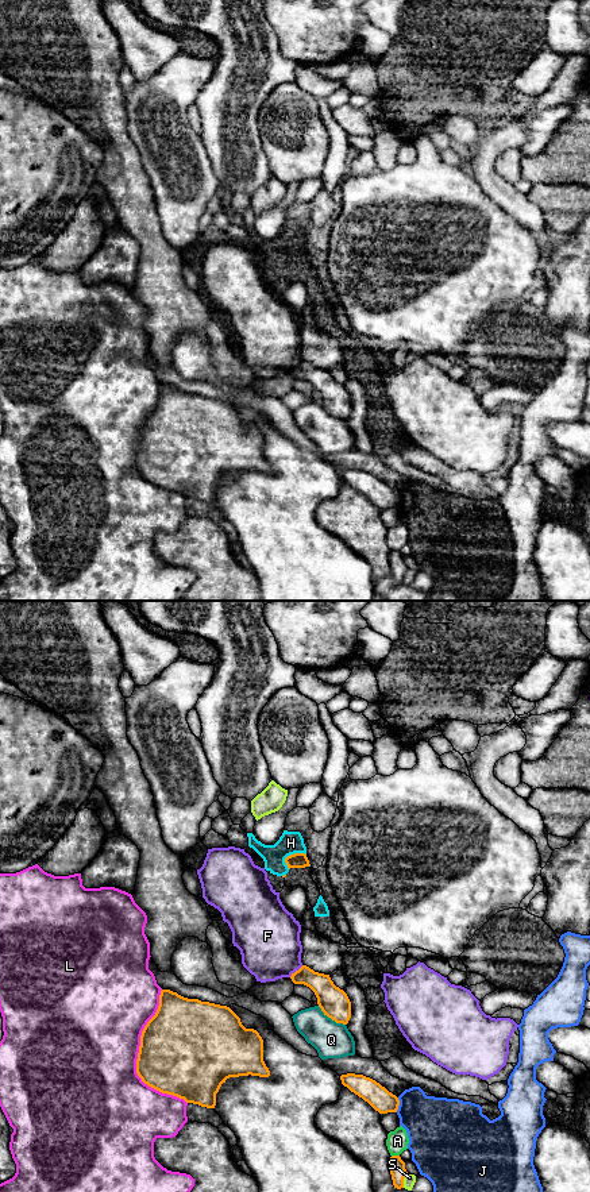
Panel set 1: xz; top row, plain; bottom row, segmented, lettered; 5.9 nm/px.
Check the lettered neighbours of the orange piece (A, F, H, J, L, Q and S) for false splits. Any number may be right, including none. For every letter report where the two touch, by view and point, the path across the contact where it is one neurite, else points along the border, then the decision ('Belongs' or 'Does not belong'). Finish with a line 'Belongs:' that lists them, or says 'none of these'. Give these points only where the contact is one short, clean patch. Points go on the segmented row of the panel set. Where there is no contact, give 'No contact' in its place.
A: Touches orange at xz (394, 1156). Does not belong
F: Touches orange at xz (296, 971). Does not belong
H: Touches orange at xz (290, 855). Boundary: xz (305, 853), (290, 853), (285, 859), (286, 867). Does not belong
J: Touches orange at xz (398, 1104). Does not belong
L: Touches orange at xz (138, 1057). Does not belong
Q: Touches orange at xz (331, 1018). Does not belong
S: Touches orange at xz (403, 1180). Does not belong
Belongs: none of these

